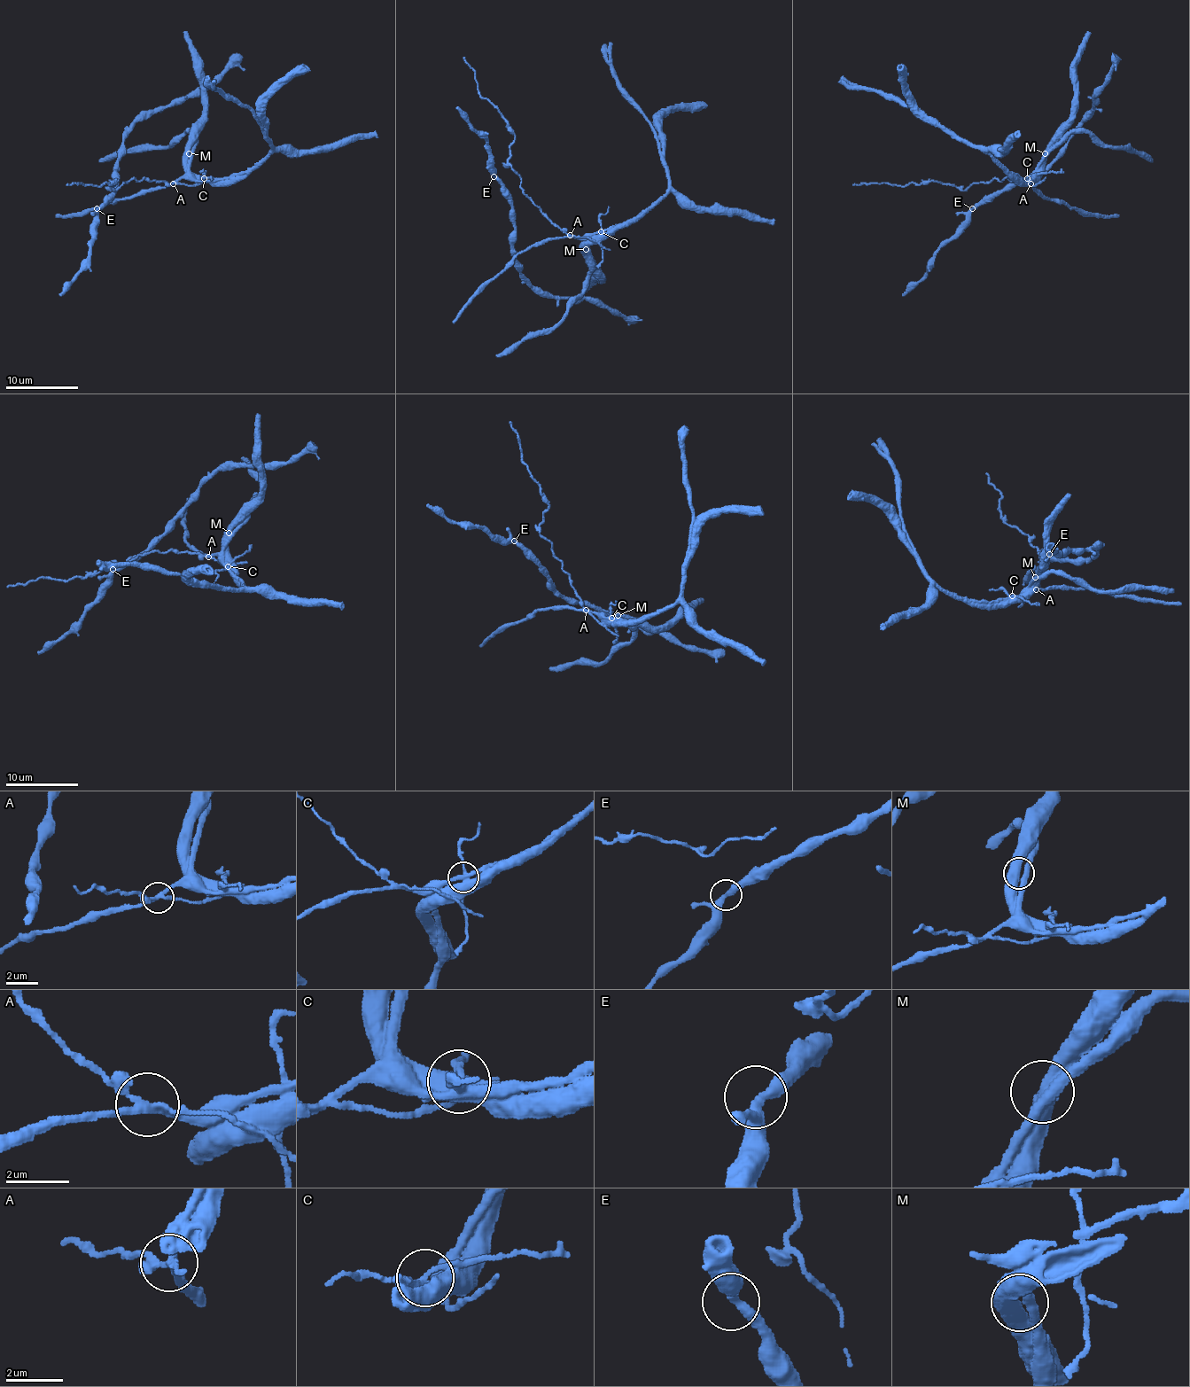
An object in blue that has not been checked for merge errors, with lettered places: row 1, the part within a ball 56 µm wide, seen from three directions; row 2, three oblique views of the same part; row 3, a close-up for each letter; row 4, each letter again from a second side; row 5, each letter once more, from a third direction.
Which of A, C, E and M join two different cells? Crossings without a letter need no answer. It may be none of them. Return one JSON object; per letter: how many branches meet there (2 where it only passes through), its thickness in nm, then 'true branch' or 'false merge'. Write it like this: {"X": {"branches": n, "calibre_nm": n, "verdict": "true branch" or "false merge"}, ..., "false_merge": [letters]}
{"A": {"branches": 4, "calibre_nm": 240, "verdict": "false merge"}, "C": {"branches": 3, "calibre_nm": 400, "verdict": "false merge"}, "E": {"branches": 3, "calibre_nm": 280, "verdict": "true branch"}, "M": {"branches": 3, "calibre_nm": 480, "verdict": "true branch"}, "false_merge": ["A", "C"]}

